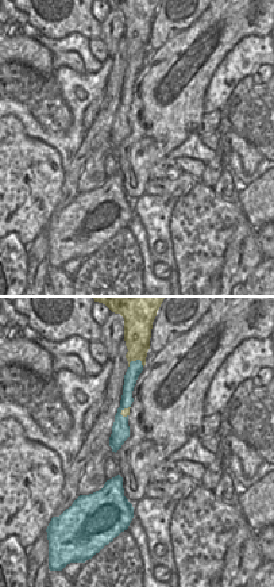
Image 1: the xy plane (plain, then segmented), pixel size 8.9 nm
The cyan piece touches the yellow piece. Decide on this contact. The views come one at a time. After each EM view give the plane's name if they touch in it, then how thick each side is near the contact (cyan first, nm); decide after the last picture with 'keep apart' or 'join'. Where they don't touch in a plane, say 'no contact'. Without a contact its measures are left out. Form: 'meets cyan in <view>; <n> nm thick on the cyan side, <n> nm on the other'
meets cyan in xy; 130 nm thick on the cyan side, 240 nm on the other

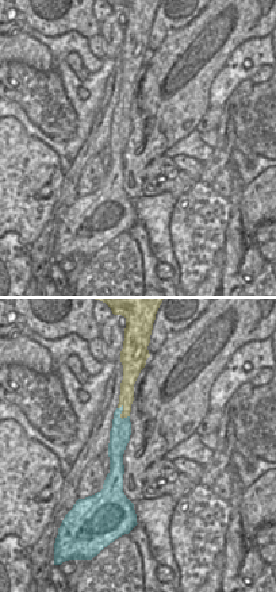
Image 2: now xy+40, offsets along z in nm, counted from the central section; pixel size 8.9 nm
meets cyan in xy+40; 190 nm thick on the cyan side, 140 nm on the other

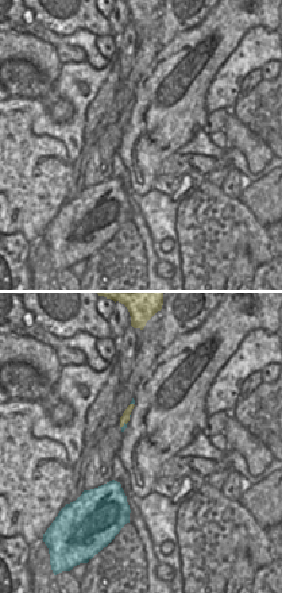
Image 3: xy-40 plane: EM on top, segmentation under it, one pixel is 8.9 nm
meets cyan in xy-40; 30 nm thick on the cyan side, 70 nm on the other

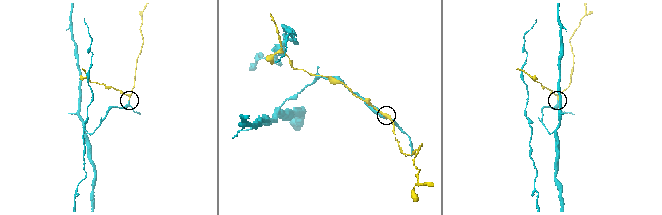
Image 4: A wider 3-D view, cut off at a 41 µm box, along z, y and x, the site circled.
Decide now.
join

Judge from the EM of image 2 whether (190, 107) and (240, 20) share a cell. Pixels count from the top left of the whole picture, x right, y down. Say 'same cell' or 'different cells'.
same cell

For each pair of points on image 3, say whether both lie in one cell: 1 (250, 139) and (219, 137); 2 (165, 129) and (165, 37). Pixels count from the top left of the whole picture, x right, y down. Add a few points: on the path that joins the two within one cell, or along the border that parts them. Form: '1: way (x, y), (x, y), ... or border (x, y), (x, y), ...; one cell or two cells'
1: border (221, 131), (227, 142); two cells
2: border (192, 27), (180, 31), (161, 47); two cells

